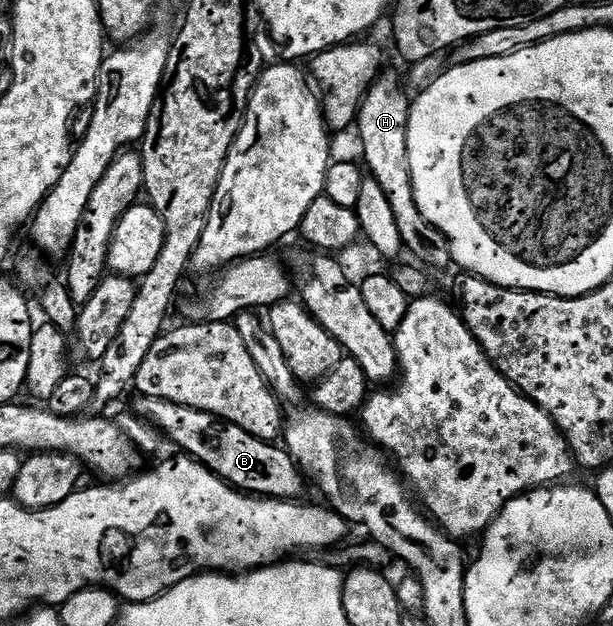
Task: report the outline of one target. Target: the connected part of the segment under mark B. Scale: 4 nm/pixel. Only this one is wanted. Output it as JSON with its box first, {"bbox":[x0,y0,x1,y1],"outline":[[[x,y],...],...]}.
{"bbox":[133,396,305,501],"outline":[[[137,396],[133,412],[147,419],[159,432],[176,445],[181,452],[204,464],[215,475],[239,491],[261,498],[294,501],[302,497],[305,476],[285,448],[273,442],[252,437],[235,423],[219,420],[206,411],[176,405],[160,398]]]}

